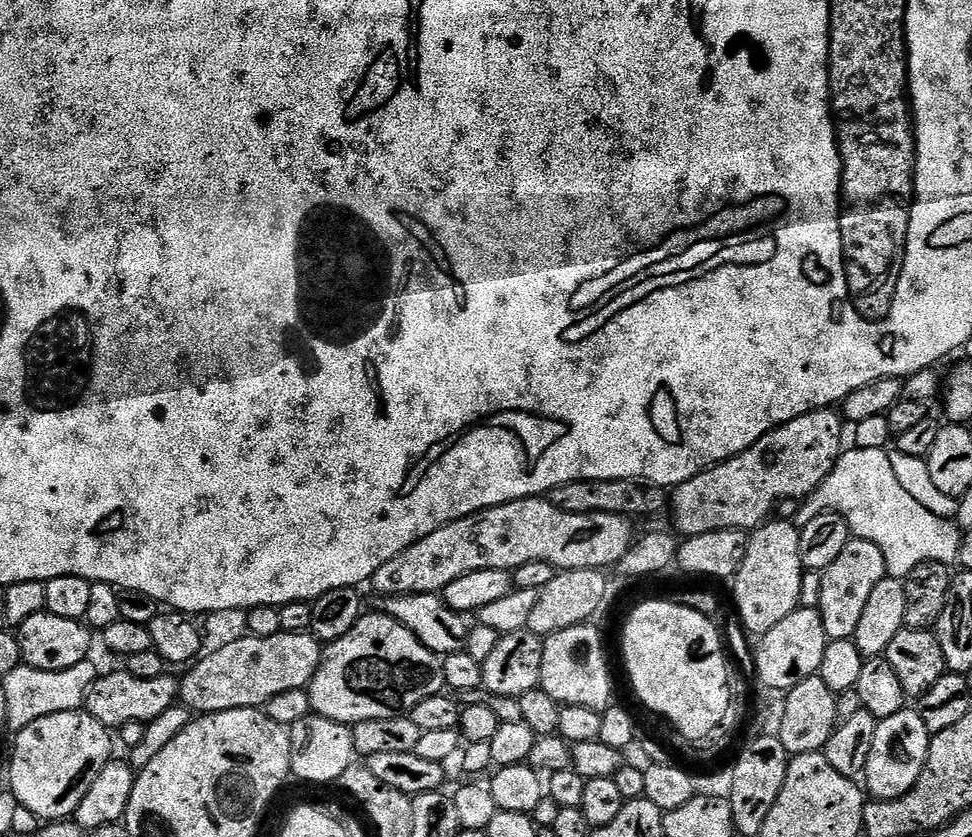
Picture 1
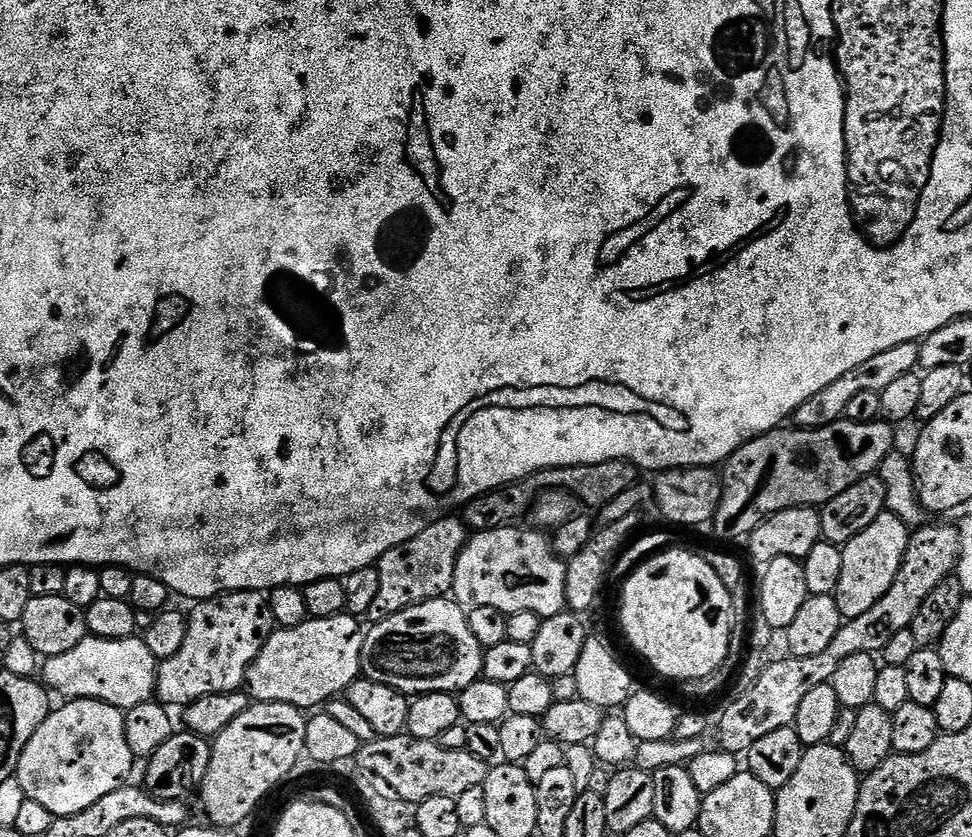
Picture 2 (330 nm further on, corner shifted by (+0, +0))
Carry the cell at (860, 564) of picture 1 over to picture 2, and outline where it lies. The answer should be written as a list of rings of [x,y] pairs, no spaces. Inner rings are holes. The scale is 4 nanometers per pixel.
[[[885,510],[874,518],[874,522],[870,522],[870,526],[866,526],[866,530],[862,530],[862,534],[850,538],[850,542],[843,545],[842,575],[838,577],[834,595],[844,620],[853,620],[866,614],[866,610],[872,609],[878,598],[882,598],[882,594],[894,586],[894,578],[898,578],[898,570],[906,554],[909,535],[909,525],[893,512]]]

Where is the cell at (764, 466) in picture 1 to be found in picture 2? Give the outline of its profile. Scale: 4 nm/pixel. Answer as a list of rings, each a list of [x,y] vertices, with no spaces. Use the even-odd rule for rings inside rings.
[[[902,342],[902,346],[894,346],[894,350],[882,350],[882,354],[874,354],[870,362],[866,362],[861,368],[856,368],[850,374],[842,374],[838,382],[830,382],[826,390],[818,390],[814,398],[806,398],[802,406],[794,413],[794,424],[797,428],[821,428],[827,424],[833,424],[844,419],[846,406],[856,395],[862,394],[862,390],[874,390],[881,392],[890,386],[890,382],[902,378],[902,374],[910,374],[920,368],[920,345],[917,342]]]

